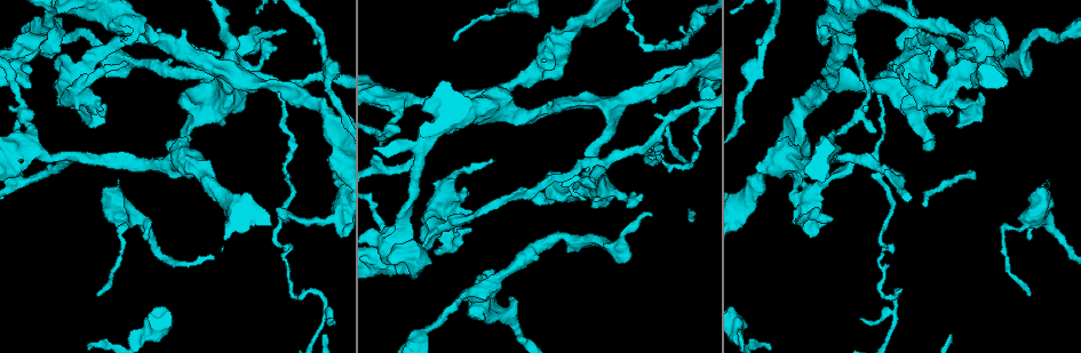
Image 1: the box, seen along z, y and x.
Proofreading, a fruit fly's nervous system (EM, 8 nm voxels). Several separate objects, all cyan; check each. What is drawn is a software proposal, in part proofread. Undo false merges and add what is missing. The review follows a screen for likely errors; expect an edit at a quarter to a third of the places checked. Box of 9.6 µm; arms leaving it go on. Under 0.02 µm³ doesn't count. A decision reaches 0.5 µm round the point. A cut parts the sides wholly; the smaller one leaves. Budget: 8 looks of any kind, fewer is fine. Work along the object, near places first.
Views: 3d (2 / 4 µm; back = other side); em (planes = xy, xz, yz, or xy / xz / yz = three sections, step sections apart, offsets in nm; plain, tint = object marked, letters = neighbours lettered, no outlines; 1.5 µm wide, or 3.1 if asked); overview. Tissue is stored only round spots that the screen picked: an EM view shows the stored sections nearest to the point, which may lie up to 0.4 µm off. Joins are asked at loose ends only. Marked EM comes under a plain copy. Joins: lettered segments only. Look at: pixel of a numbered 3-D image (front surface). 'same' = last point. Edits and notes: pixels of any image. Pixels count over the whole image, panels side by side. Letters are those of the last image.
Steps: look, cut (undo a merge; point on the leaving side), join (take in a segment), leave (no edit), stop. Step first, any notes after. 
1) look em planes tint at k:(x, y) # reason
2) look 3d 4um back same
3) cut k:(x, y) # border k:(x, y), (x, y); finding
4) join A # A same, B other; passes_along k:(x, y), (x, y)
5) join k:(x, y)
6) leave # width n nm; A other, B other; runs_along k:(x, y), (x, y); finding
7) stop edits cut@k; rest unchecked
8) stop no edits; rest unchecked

look 3d 2um at 1:(1070, 32) # thick turns thin

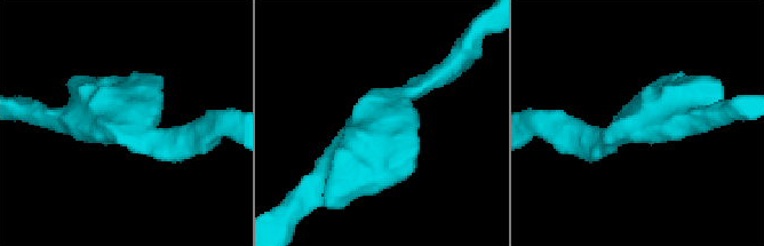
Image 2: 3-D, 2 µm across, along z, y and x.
look em planes letters at 2:(381, 122) # now the EM

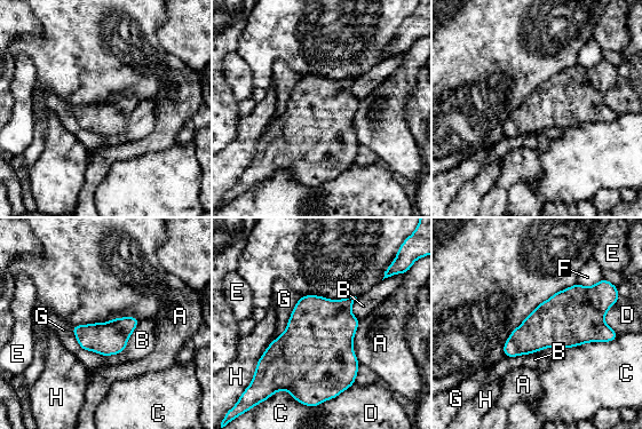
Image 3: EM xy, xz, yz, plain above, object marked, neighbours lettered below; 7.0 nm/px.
leave # width 220 nm; A other, B other, C other, D other, E other, F other, G other, H other; border 3:(140, 320), (126, 347), (104, 357); one neuron here

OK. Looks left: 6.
look 3d 2um at 1:(641, 148) # three arms meet

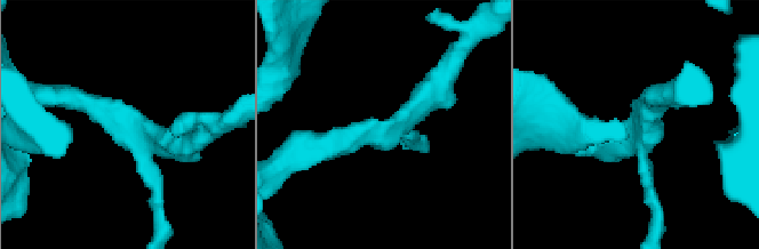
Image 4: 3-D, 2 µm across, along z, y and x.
look em yz step 8 tint at 4:(133, 140)

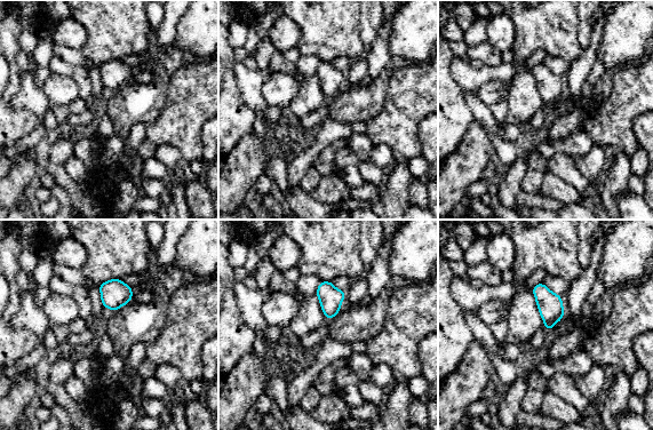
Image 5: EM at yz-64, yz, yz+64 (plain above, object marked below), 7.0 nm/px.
look em yz step 8 letters same # what lies round it

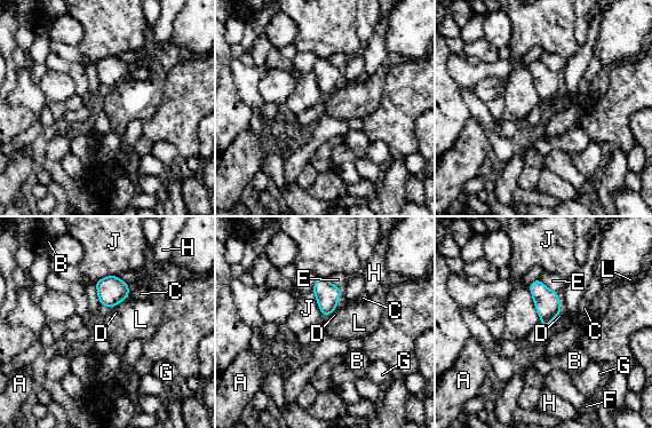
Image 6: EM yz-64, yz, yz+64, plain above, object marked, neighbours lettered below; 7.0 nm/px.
leave # width 60 nm; A other, B other, C other, D other, E other, F other, G other, H other, J other, L other; border 6:(117, 275), (95, 282), (100, 303); continuous, no second neuron

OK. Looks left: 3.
look 3d 4um at 1:(822, 225) # stops while still wide

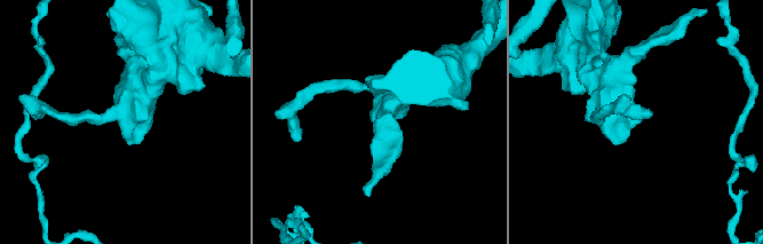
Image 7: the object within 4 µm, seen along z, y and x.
look em planes letters at 7:(635, 126)

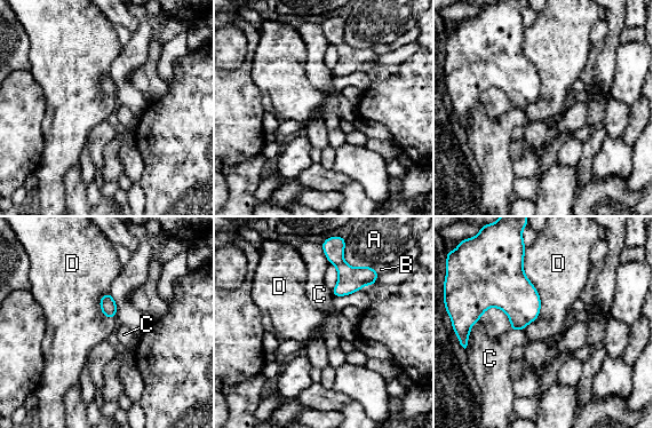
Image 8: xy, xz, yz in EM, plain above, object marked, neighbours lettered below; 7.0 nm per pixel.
leave # longest_contact D 600 nm; A other, B other, C other, D other; border 8:(525, 247), (540, 314), (524, 330); no lettered segment goes on from it

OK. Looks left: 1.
stop no edits; rest unchecked

